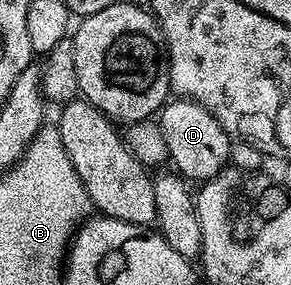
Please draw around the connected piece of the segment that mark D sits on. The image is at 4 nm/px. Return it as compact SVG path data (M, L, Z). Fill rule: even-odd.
M171 99L159 110L157 124L165 139L167 155L172 165L188 182L212 181L228 168L232 138L223 130L221 123L195 101Z

